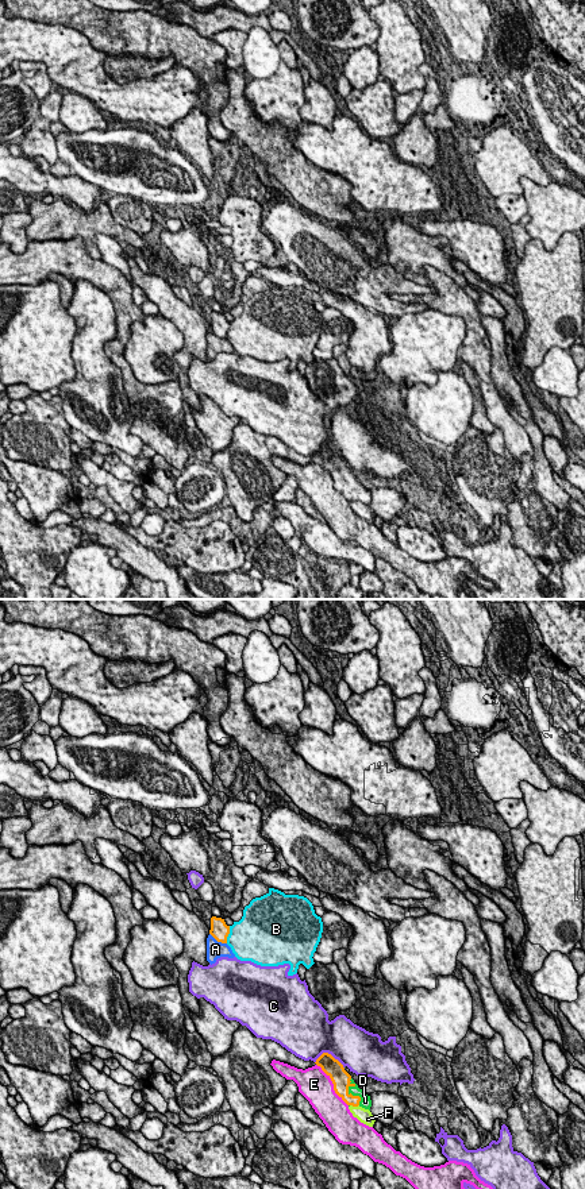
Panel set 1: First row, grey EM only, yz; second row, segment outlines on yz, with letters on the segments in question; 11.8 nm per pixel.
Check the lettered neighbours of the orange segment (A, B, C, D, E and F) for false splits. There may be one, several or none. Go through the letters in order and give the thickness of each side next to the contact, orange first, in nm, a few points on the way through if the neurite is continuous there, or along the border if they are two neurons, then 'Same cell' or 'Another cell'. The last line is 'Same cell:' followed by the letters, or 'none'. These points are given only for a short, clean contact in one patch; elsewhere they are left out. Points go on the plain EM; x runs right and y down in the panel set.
A: Thickness 220 nm (orange) against 200 nm. Another cell
B: Thickness 220 nm (orange) against 480 nm. Another cell
C: Thickness 220 nm (orange) against 480 nm. Another cell
D: Thickness 220 nm (orange) against 130 nm. Same cell
E: Thickness 220 nm (orange) against 380 nm. Another cell
F: Thickness 160 nm (orange) against 170 nm. Boundary: yz (350, 500), (358, 501). Another cell
Same cell: D

